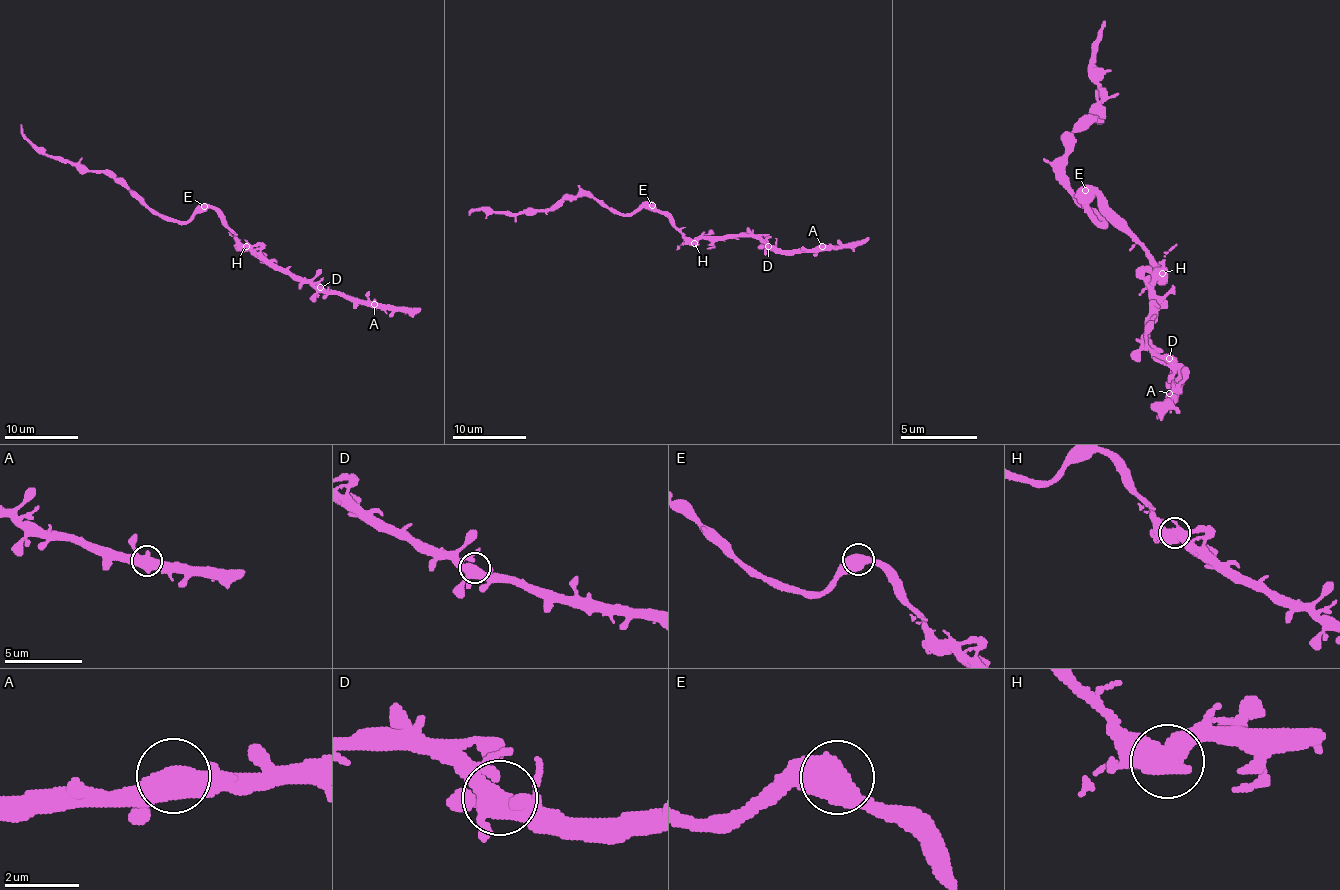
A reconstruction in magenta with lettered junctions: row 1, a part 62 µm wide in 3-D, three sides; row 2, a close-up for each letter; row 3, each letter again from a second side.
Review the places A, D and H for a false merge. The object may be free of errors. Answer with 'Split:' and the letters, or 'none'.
Split: H

